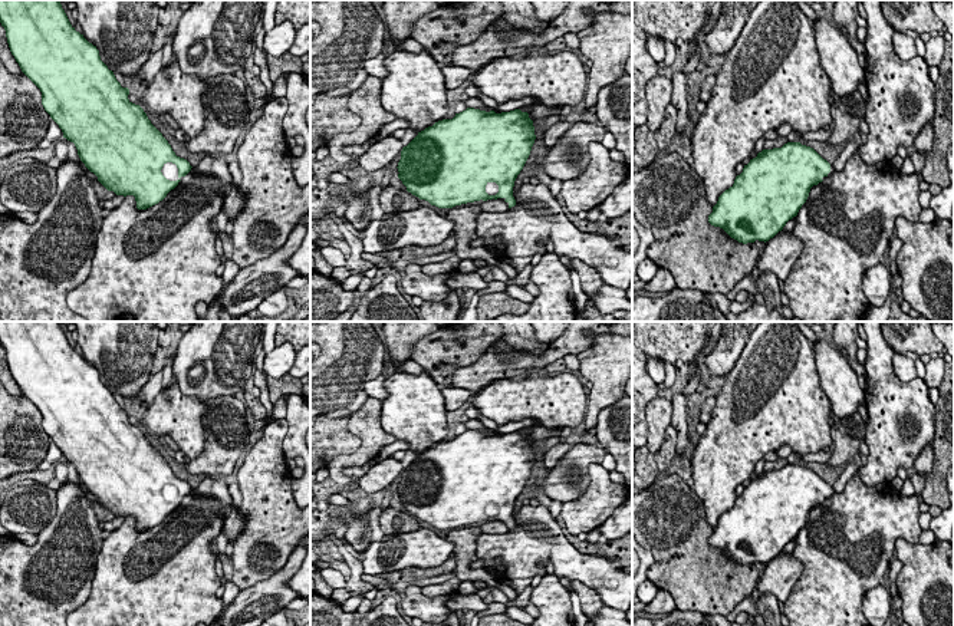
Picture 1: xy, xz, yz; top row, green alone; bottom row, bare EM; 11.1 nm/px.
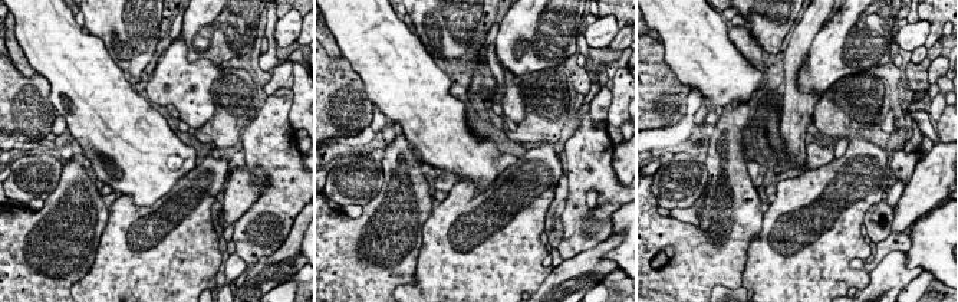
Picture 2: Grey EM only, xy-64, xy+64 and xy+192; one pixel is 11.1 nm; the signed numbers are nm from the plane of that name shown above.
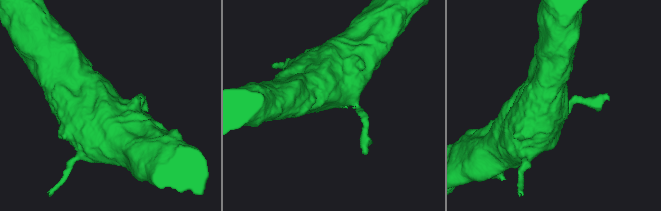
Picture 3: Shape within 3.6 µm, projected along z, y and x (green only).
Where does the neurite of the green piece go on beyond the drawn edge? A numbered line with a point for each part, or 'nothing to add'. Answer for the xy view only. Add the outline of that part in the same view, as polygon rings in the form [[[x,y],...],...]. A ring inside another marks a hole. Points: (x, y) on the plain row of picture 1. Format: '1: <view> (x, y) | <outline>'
1: xy (170, 493) | [[[167,484],[167,485],[164,485],[164,488],[162,488],[162,491],[161,491],[161,494],[162,494],[162,497],[167,500],[167,501],[170,501],[170,503],[184,503],[184,498],[178,498],[178,490],[177,490],[177,487],[175,485],[172,485],[172,484]],[[178,504],[178,505],[180,505]]]

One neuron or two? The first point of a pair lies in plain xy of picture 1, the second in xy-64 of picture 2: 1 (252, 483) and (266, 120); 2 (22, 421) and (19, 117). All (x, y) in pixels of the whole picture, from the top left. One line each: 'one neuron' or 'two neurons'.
1: one neuron
2: one neuron

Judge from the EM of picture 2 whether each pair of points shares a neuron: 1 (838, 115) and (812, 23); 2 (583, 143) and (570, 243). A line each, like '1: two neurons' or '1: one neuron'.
1: two neurons
2: one neuron

